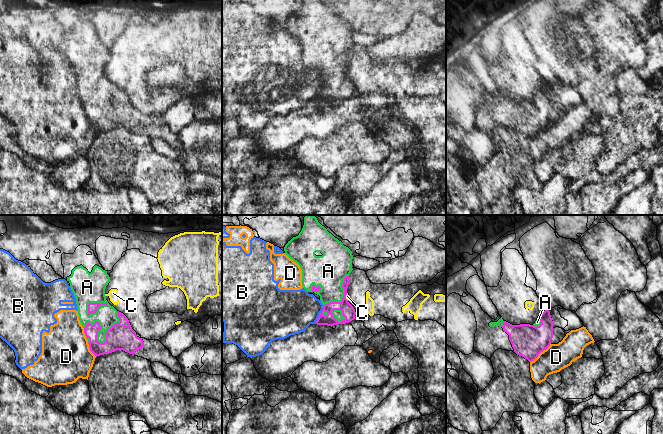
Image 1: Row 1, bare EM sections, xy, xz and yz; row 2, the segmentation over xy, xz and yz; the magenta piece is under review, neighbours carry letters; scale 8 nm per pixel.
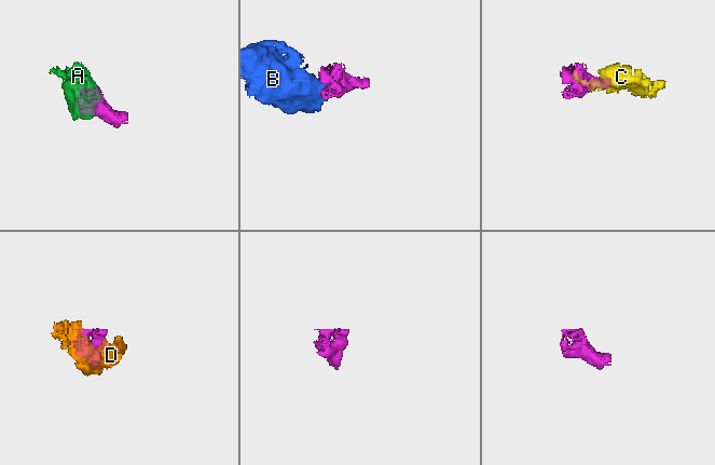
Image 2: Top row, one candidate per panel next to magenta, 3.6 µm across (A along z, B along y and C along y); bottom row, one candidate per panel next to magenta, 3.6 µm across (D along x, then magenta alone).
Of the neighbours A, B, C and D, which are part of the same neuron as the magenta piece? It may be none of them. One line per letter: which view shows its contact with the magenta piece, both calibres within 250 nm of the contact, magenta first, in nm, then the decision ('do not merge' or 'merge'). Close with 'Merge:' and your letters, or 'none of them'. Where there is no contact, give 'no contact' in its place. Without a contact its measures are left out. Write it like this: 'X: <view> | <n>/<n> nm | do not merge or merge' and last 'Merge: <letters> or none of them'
A: xy | 200/170 nm | merge
B: xz | 110/360 nm | do not merge
C: xz | 110/20 nm | do not merge
D: yz | 260/220 nm | do not merge
Merge: A

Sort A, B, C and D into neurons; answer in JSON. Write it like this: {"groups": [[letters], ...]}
{"groups": [["A"], ["B", "D"], ["C"]]}

